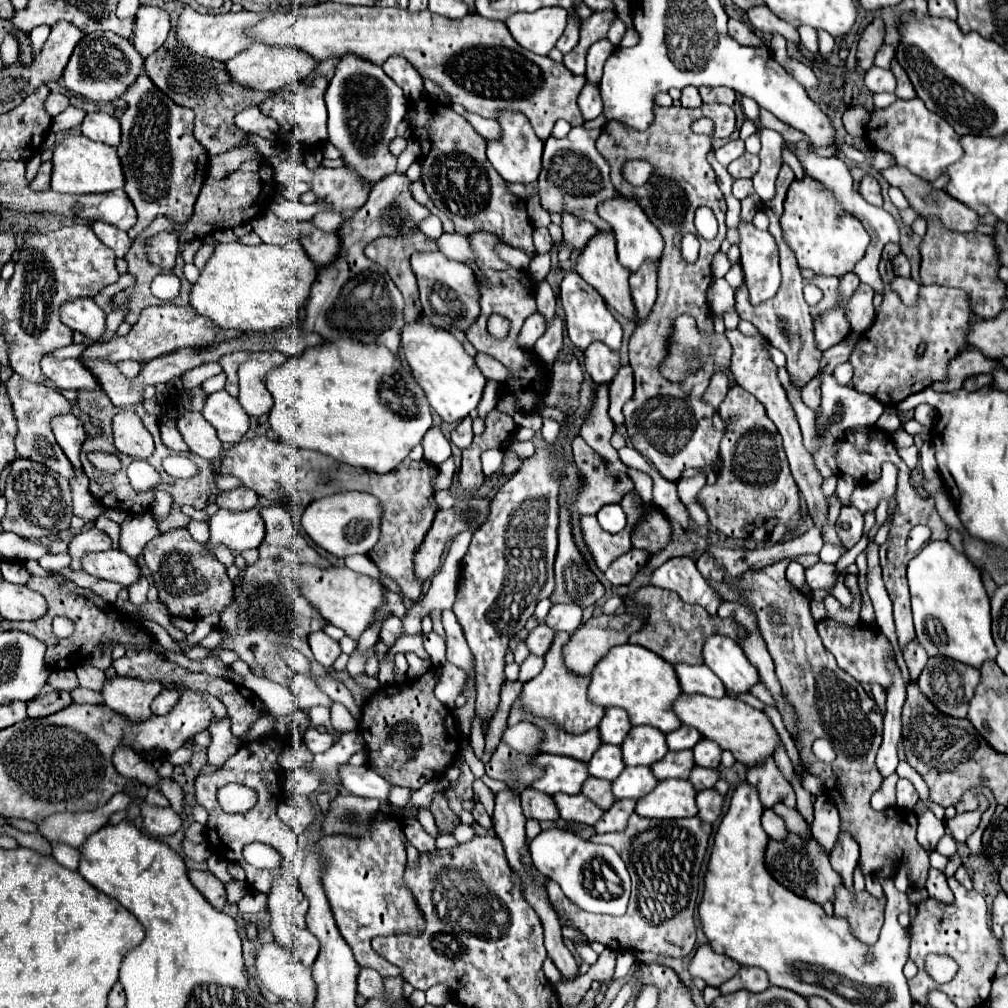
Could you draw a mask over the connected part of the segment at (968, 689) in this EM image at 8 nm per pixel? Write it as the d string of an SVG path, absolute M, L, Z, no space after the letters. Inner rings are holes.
M931 657L917 681L921 693L945 715L951 717L967 717L969 701L975 695L975 687L979 685L981 673L969 665L963 665L959 661L951 661L947 657Z

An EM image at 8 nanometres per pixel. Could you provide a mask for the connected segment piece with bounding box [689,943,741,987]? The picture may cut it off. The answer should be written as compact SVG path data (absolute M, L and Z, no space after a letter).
M709 943L701 945L693 957L693 961L689 963L689 971L693 977L701 977L707 981L707 985L711 987L719 987L721 983L729 981L737 971L739 971L739 963L725 957L725 955L717 955Z

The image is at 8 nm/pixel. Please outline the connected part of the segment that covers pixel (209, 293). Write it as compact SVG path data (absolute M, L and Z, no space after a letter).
M289 241L285 245L257 245L249 247L243 243L219 243L215 253L211 255L209 263L199 275L199 281L191 287L191 305L197 309L199 315L209 317L215 325L223 329L237 329L237 331L267 331L279 327L291 327L297 321L299 309L309 299L311 285L317 277L317 265L309 259L303 245L297 241Z

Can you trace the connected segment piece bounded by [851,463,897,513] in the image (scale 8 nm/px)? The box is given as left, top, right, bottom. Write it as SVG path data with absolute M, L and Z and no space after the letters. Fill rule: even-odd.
M885 463L879 481L869 483L869 485L863 485L863 487L857 487L857 489L853 491L853 497L851 497L853 507L857 507L861 513L875 511L877 505L879 505L883 499L889 501L889 499L893 497L893 493L895 493L895 483L897 483L897 469L895 469L895 465Z

